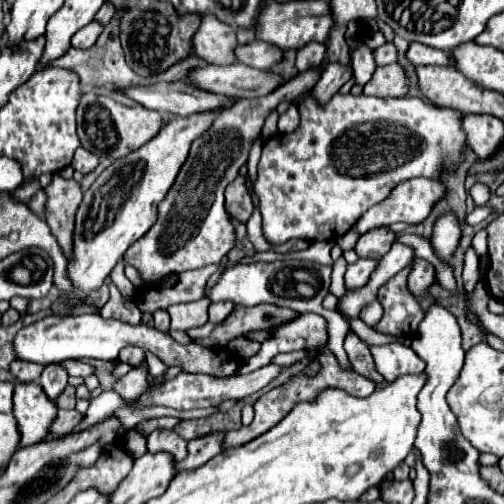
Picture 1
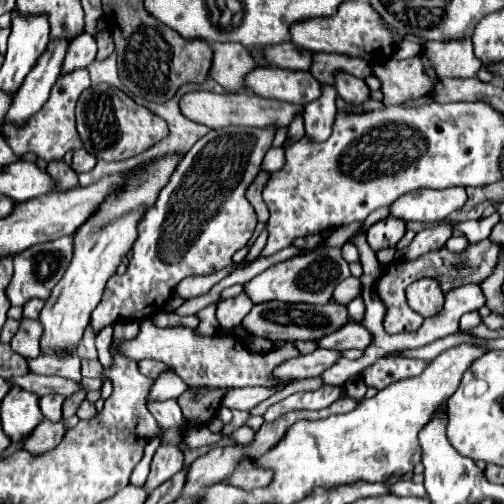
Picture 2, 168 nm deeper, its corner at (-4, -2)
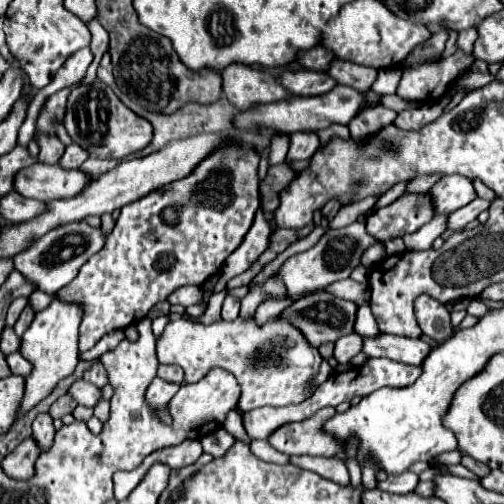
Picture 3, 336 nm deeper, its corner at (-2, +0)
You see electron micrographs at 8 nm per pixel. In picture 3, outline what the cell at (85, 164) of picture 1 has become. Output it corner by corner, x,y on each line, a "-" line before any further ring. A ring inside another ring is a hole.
71,142
67,148
65,148
65,154
61,156
59,164
63,168
81,168
81,164
89,158
89,154
75,142

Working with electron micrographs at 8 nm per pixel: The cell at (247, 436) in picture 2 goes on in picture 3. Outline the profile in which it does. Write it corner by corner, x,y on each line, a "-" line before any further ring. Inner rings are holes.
293,456
291,462
295,466
307,468
315,474
321,474
323,478
329,478
337,484
349,486
349,472
341,458
313,458
313,456

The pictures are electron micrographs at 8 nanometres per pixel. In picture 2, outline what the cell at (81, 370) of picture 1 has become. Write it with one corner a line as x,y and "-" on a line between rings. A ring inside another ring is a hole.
41,354
39,358
27,360
27,362
29,362
29,370
35,374
81,380
81,358
77,354
67,354
67,356

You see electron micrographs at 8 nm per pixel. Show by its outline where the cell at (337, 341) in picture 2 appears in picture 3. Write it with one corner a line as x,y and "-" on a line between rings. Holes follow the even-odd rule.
379,334
377,338
363,340
363,352
377,358
391,358
403,364
421,366
425,356
431,352
431,346
421,338

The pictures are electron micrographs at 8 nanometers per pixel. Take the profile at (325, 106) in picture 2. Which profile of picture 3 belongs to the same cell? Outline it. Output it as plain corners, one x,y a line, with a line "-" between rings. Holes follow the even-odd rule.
295,132
289,138
289,152
285,162
295,162
295,160
309,160
319,148
319,138
315,132

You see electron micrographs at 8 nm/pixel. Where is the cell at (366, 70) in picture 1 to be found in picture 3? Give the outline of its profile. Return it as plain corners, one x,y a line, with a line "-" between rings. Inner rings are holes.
391,68
391,70
379,70
379,76
373,84
373,92
379,94
395,94
399,80
401,80
401,68

